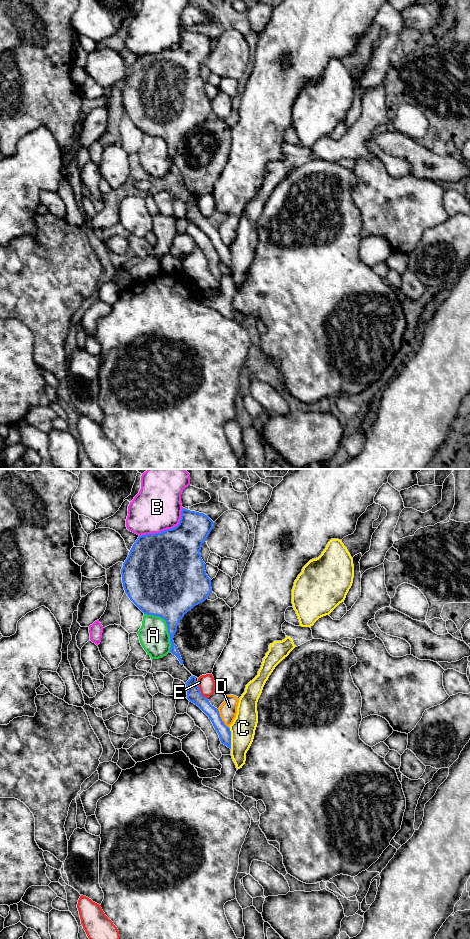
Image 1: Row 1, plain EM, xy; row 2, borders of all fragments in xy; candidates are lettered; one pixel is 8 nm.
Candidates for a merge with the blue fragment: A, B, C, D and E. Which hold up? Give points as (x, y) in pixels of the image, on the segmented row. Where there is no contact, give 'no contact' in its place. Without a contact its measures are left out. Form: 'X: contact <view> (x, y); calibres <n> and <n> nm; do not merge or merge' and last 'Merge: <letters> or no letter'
A: contact xy (167, 626); calibres 380 and 240 nm; do not merge
B: contact xy (167, 529); calibres 480 and 380 nm; do not merge
C: contact xy (230, 738); calibres 100 and 190 nm; do not merge
D: contact xy (220, 718); calibres 100 and 140 nm; do not merge
E: contact xy (199, 691); calibres 120 and 140 nm; do not merge
Merge: no letter

